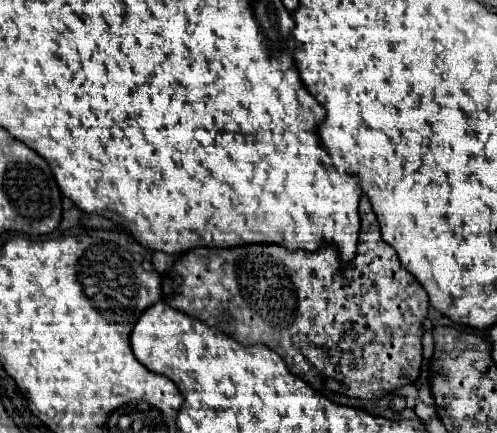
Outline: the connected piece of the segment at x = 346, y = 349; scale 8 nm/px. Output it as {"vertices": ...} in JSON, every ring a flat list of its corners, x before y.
{"vertices":[[362,194,362,198,360,198,360,218,362,218,362,226,360,226,360,238,358,238,358,246,356,246,356,258,354,260,350,260,346,266,342,264,342,260,340,260,340,256,338,256,338,250,334,248,334,246,324,246,324,248,320,248,318,252,304,252,304,250,296,250,296,252,290,252,288,248,284,248,284,246,280,246,280,244,244,244,244,246,234,246,234,248,206,248,206,246,202,246,202,248,194,248,194,250,188,250,188,252,184,252,176,262,174,262,174,266,162,276,162,292,164,292,164,302,166,304,170,304,172,308,176,308,176,310,182,310,182,312,186,312,188,316,194,316,194,318,200,318,202,322,206,322,208,326,212,326,212,324,216,324,224,314,230,314,230,328,224,328,224,330,228,330,230,334,234,334,234,338,236,340,240,340,242,344,246,344,246,346,250,346,250,344,266,344,268,348,272,348,274,352,278,352,280,356,282,356,282,360,286,362,286,366,288,366,288,370,294,374,294,376,300,376,300,378,304,378,306,380,306,384,308,386,312,386,316,392,320,392,320,394,324,394,324,396,332,396,332,394,344,394,344,396,352,396,352,398,366,398,366,400,370,400,370,398,382,398,382,396,386,396,386,394,390,394,390,392,394,392,394,390,398,390,398,388,402,388,402,386,406,386,406,384,414,384,416,380,418,380,418,372,420,372,420,364,422,364,422,334,424,334,424,328,422,328,422,322,426,320,426,316,428,316,428,294,426,294,426,290,418,284,418,280,410,274,410,272,406,272,404,268,402,268,402,264,400,264,400,260,398,260,398,254,394,252,394,248,390,248,384,240,382,240,382,236,380,236,380,226,376,226,376,214,372,212,372,204,370,204,370,200,366,198,366,194]]}

